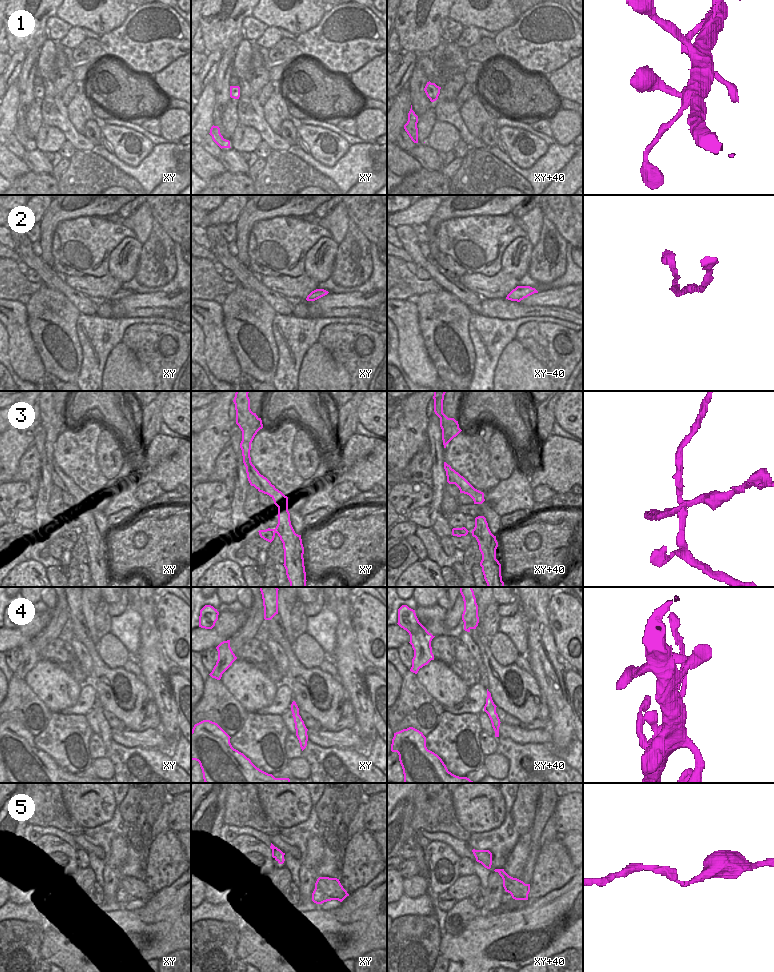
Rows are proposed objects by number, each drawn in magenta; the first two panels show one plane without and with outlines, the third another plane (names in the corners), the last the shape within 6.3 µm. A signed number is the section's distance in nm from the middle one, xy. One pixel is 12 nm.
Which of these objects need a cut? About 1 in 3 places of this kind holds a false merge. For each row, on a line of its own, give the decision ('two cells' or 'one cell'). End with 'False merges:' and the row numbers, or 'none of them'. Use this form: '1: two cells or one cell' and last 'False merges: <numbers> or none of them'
1: one cell
2: one cell
3: two cells
4: two cells
5: one cell
False merges: 3, 4

